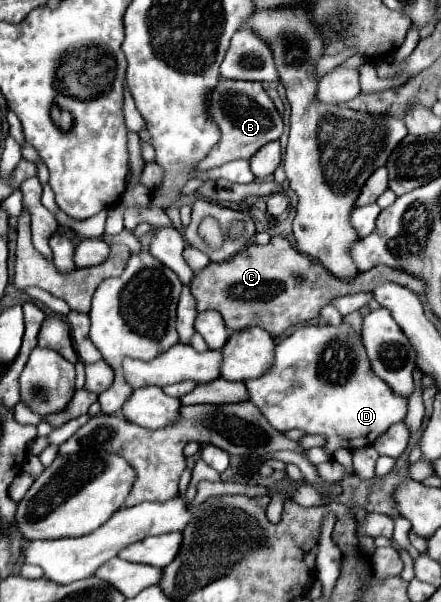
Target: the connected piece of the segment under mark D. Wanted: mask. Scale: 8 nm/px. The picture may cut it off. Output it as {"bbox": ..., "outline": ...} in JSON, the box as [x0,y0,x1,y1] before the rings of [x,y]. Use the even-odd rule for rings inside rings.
{"bbox":[246,326,406,456],"outline":[[[300,326],[290,336],[280,340],[274,348],[274,366],[266,374],[254,380],[246,380],[248,400],[258,406],[264,418],[276,430],[298,428],[304,434],[322,434],[326,438],[324,452],[334,456],[336,450],[356,450],[372,444],[380,434],[384,434],[394,422],[406,416],[406,400],[396,396],[384,380],[380,380],[366,356],[358,332],[350,326]]]}

